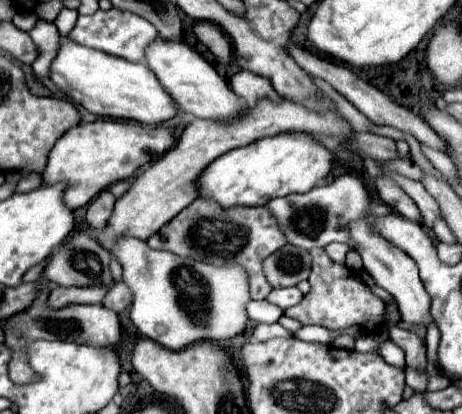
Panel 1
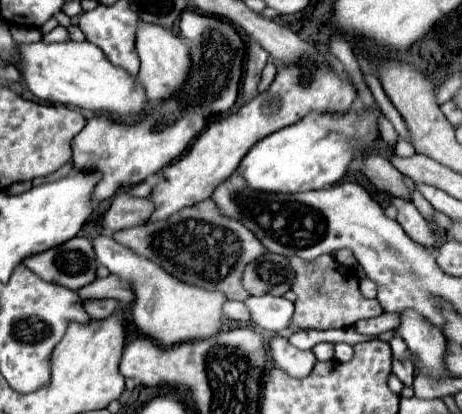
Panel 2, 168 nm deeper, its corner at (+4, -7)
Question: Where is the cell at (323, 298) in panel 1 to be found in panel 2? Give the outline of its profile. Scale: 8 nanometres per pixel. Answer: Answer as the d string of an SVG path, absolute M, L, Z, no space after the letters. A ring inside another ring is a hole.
M325 254L315 260L313 266L303 264L303 260L291 256L291 268L295 270L295 282L291 290L297 294L295 300L295 316L291 326L313 328L313 330L331 330L331 328L349 328L357 320L373 318L383 312L377 300L369 300L359 292L359 278L353 270L341 266L335 254Z

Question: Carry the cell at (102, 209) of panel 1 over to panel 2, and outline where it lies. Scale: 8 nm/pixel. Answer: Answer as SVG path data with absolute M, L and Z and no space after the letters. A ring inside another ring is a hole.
M121 192L115 196L111 208L107 210L105 218L103 218L103 228L105 232L117 232L123 228L131 228L131 226L139 226L145 224L149 220L149 216L153 214L155 206L149 198L135 198L127 192Z

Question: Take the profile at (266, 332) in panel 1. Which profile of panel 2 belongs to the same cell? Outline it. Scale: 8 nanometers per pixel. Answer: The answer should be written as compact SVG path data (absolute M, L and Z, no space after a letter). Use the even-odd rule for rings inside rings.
M275 338L269 344L269 354L273 362L293 378L305 378L317 364L317 358L311 350L299 350L291 346L285 338Z

